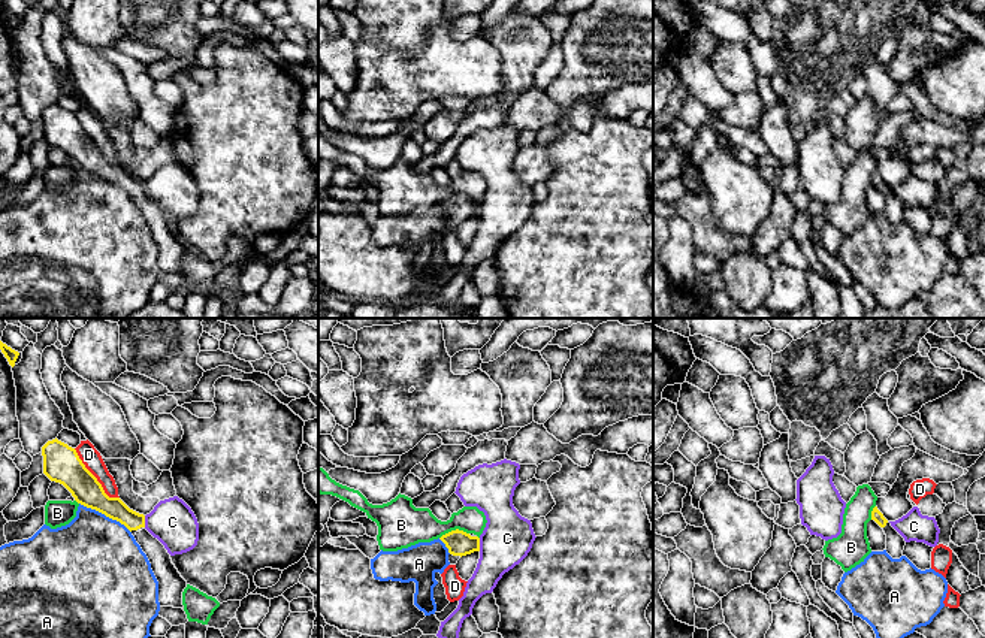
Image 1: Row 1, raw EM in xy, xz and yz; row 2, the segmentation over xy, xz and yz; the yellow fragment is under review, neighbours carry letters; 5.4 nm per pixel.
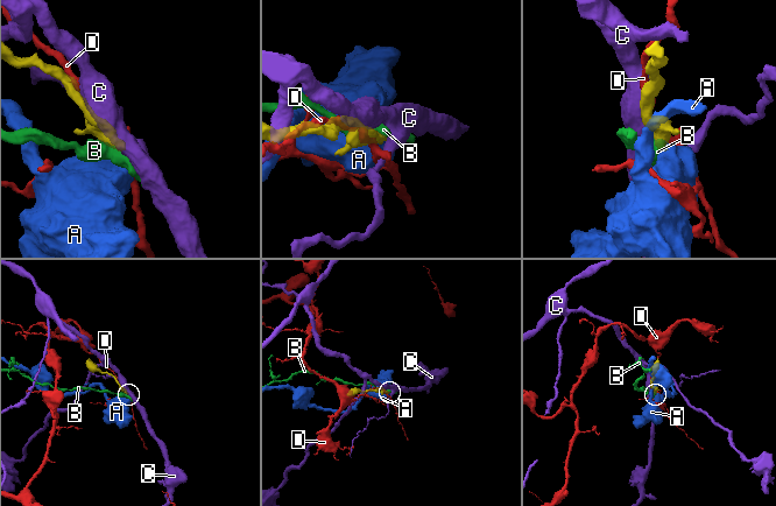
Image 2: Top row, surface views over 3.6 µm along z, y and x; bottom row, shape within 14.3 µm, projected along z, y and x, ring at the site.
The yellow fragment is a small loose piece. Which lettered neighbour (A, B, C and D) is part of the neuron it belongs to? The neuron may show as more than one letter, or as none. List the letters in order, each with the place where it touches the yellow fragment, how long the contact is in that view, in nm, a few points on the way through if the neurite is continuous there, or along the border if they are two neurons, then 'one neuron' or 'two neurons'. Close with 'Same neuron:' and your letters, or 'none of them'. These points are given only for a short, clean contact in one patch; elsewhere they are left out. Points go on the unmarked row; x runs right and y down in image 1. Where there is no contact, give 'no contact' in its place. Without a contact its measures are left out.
A: xy (105, 180) | 320 nm | along xy (79, 168), (118, 186), (130, 197) | two neurons
B: xz (453, 196) | 160 nm | along xz (468, 197), (452, 194), (440, 203) | two neurons
C: xz (479, 209) | 70 nm | two neurons
D: xy (94, 142) | 360 nm | two neurons
Same neuron: none of them

